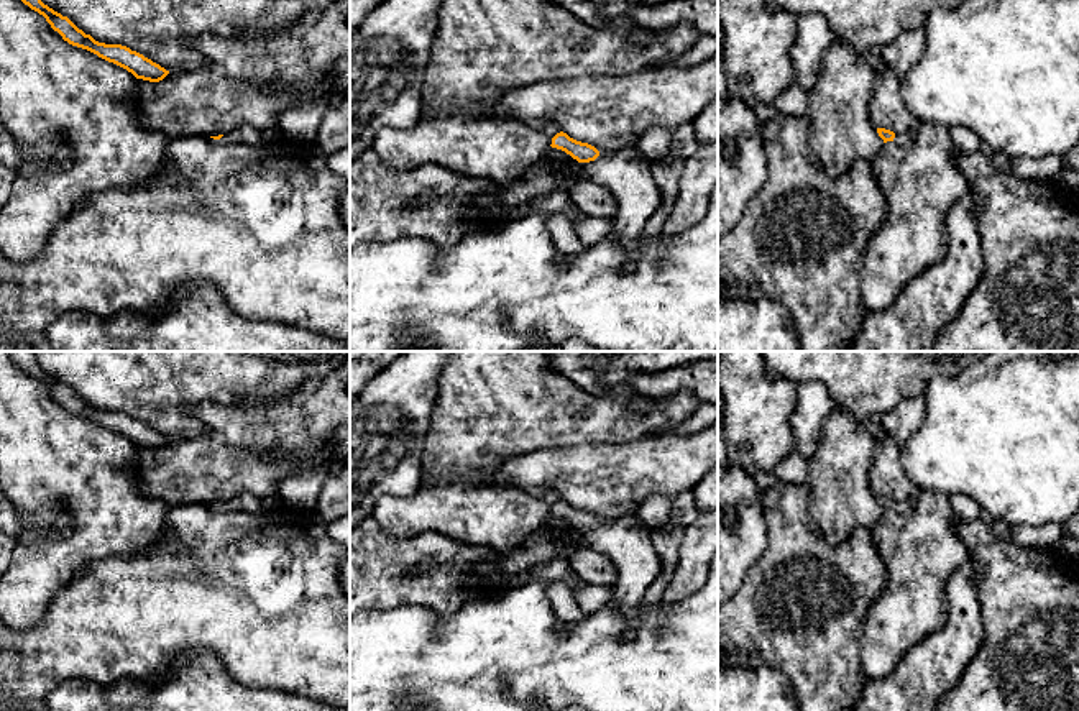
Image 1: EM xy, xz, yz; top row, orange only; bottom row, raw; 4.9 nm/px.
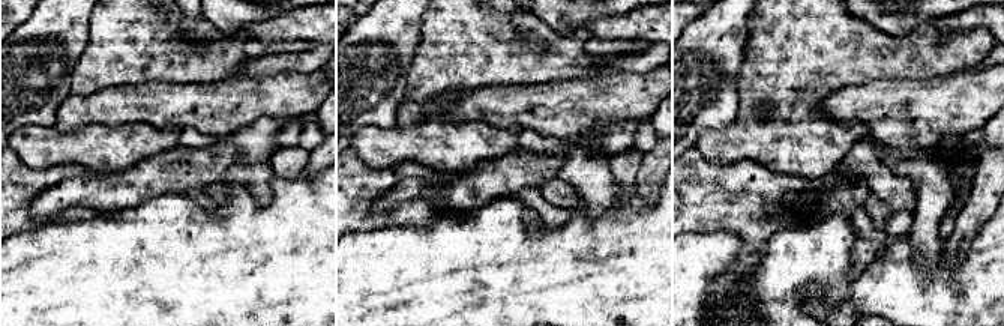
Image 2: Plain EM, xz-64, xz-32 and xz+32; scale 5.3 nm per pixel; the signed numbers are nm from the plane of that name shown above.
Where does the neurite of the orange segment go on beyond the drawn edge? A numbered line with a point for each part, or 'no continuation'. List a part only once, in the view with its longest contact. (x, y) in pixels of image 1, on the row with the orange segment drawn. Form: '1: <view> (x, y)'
1: xz (624, 173)

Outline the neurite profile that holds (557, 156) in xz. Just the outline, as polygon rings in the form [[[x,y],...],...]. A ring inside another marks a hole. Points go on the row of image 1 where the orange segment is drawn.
[[[552,148],[547,151],[545,158],[560,166],[560,167],[565,167],[565,169],[570,169],[573,164],[576,164],[578,161],[573,159],[570,154],[567,154],[565,151],[562,149],[557,149],[557,148]]]

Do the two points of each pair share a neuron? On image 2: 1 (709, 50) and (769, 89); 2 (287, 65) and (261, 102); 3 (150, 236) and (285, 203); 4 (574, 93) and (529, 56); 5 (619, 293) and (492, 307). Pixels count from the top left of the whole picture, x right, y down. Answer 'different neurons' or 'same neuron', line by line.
1: different neurons
2: different neurons
3: same neuron
4: different neurons
5: same neuron

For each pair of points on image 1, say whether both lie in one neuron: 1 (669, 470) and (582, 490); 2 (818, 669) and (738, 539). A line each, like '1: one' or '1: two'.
1: one
2: two

